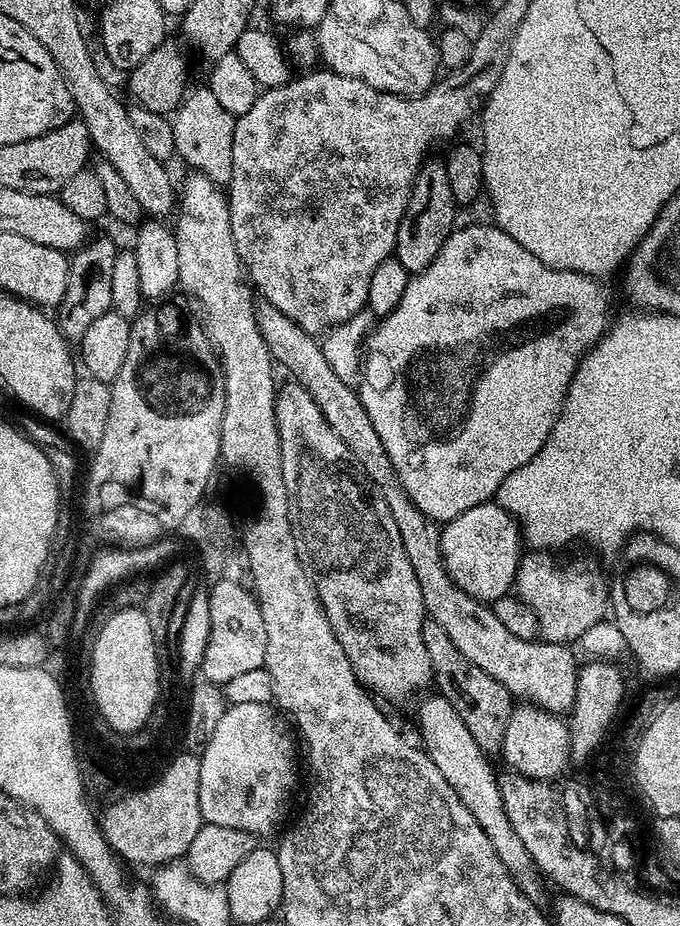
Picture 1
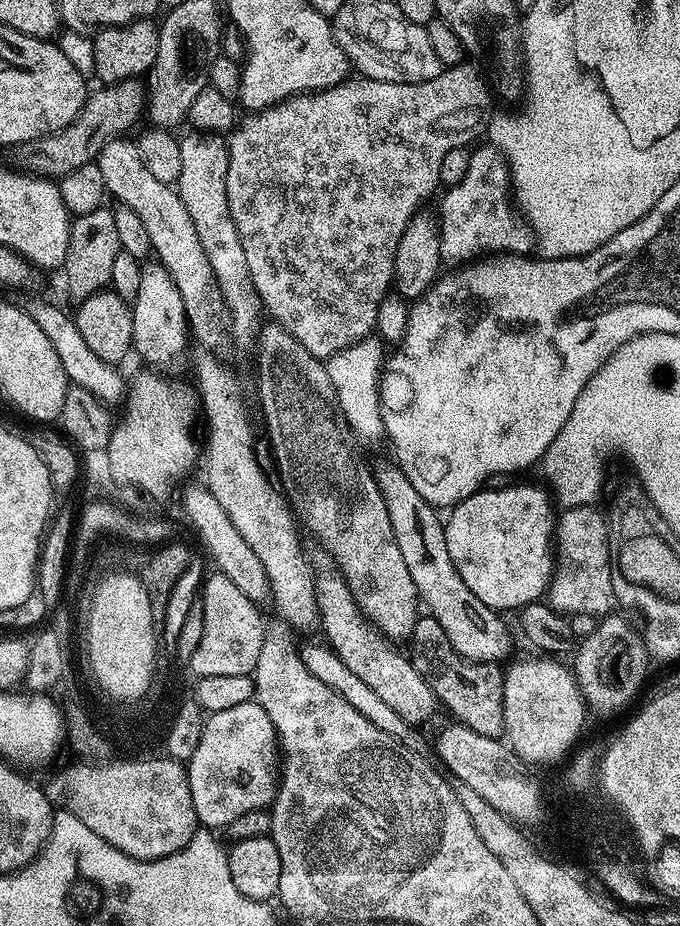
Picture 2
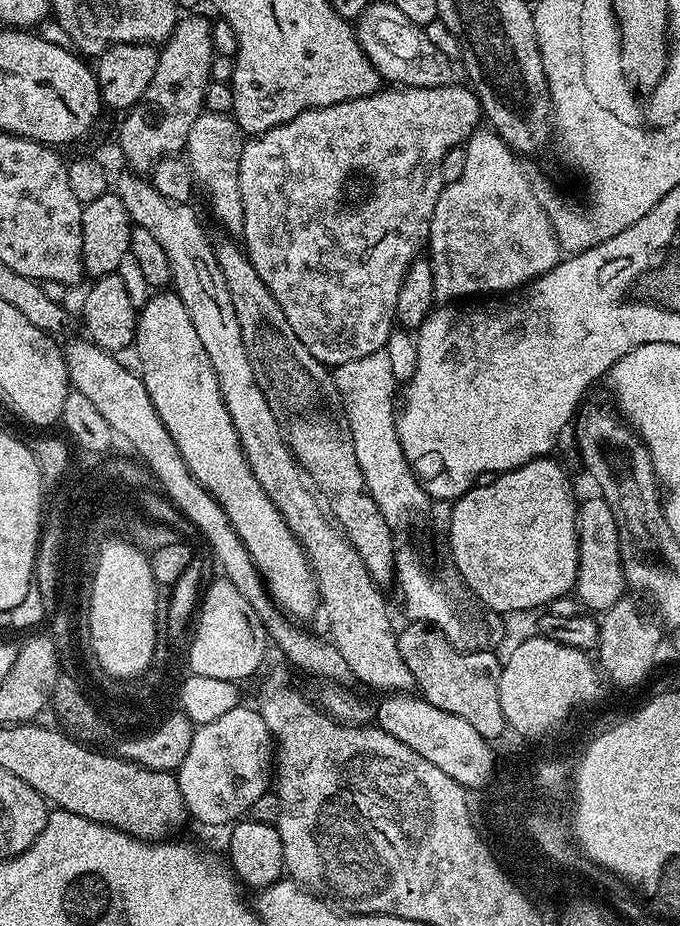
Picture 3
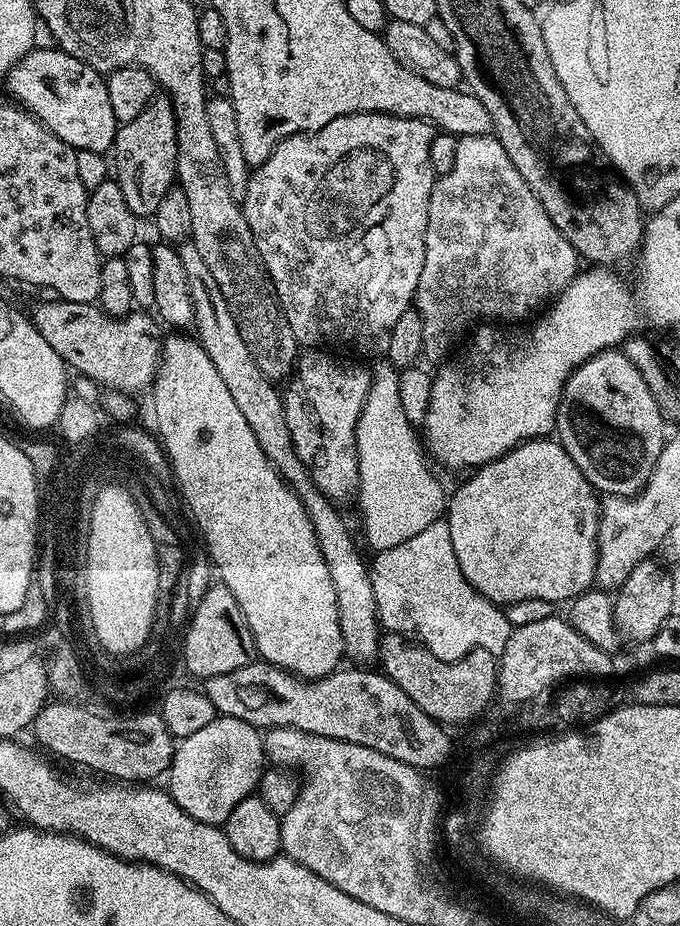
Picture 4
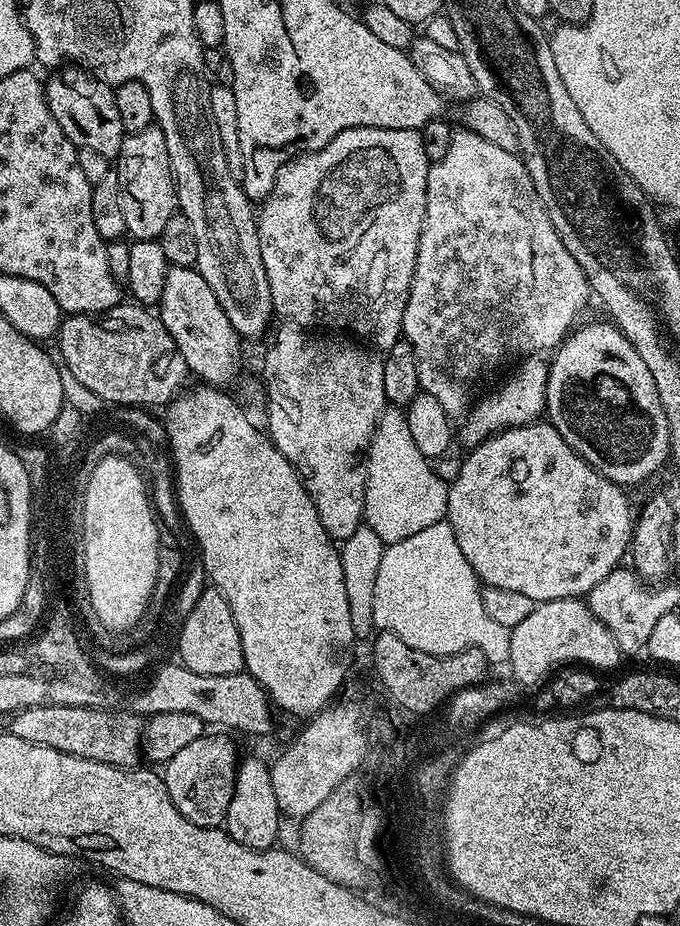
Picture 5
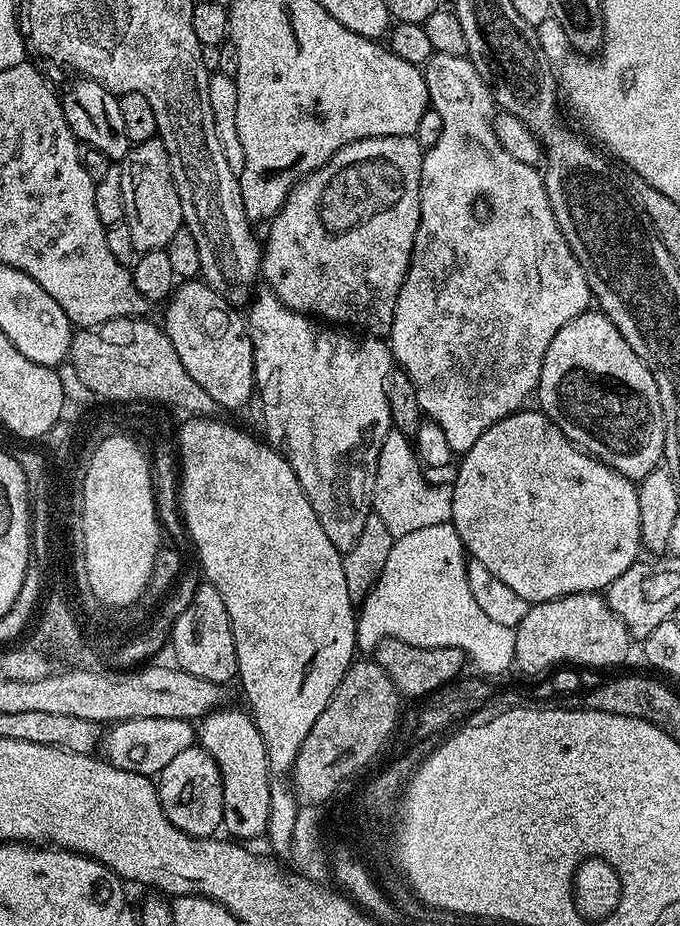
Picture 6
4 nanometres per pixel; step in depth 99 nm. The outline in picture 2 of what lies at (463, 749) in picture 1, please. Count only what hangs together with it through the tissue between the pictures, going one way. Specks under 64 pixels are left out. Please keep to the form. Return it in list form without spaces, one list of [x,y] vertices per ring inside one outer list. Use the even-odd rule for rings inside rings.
[[[338,574],[320,576],[316,581],[316,611],[319,613],[319,627],[324,627],[327,647],[346,664],[347,669],[366,682],[383,702],[394,710],[406,723],[424,726],[435,714],[438,701],[434,690],[414,670],[411,659],[399,652],[397,645],[382,632],[377,632],[373,624],[367,622],[360,613],[352,597],[348,584]]]

